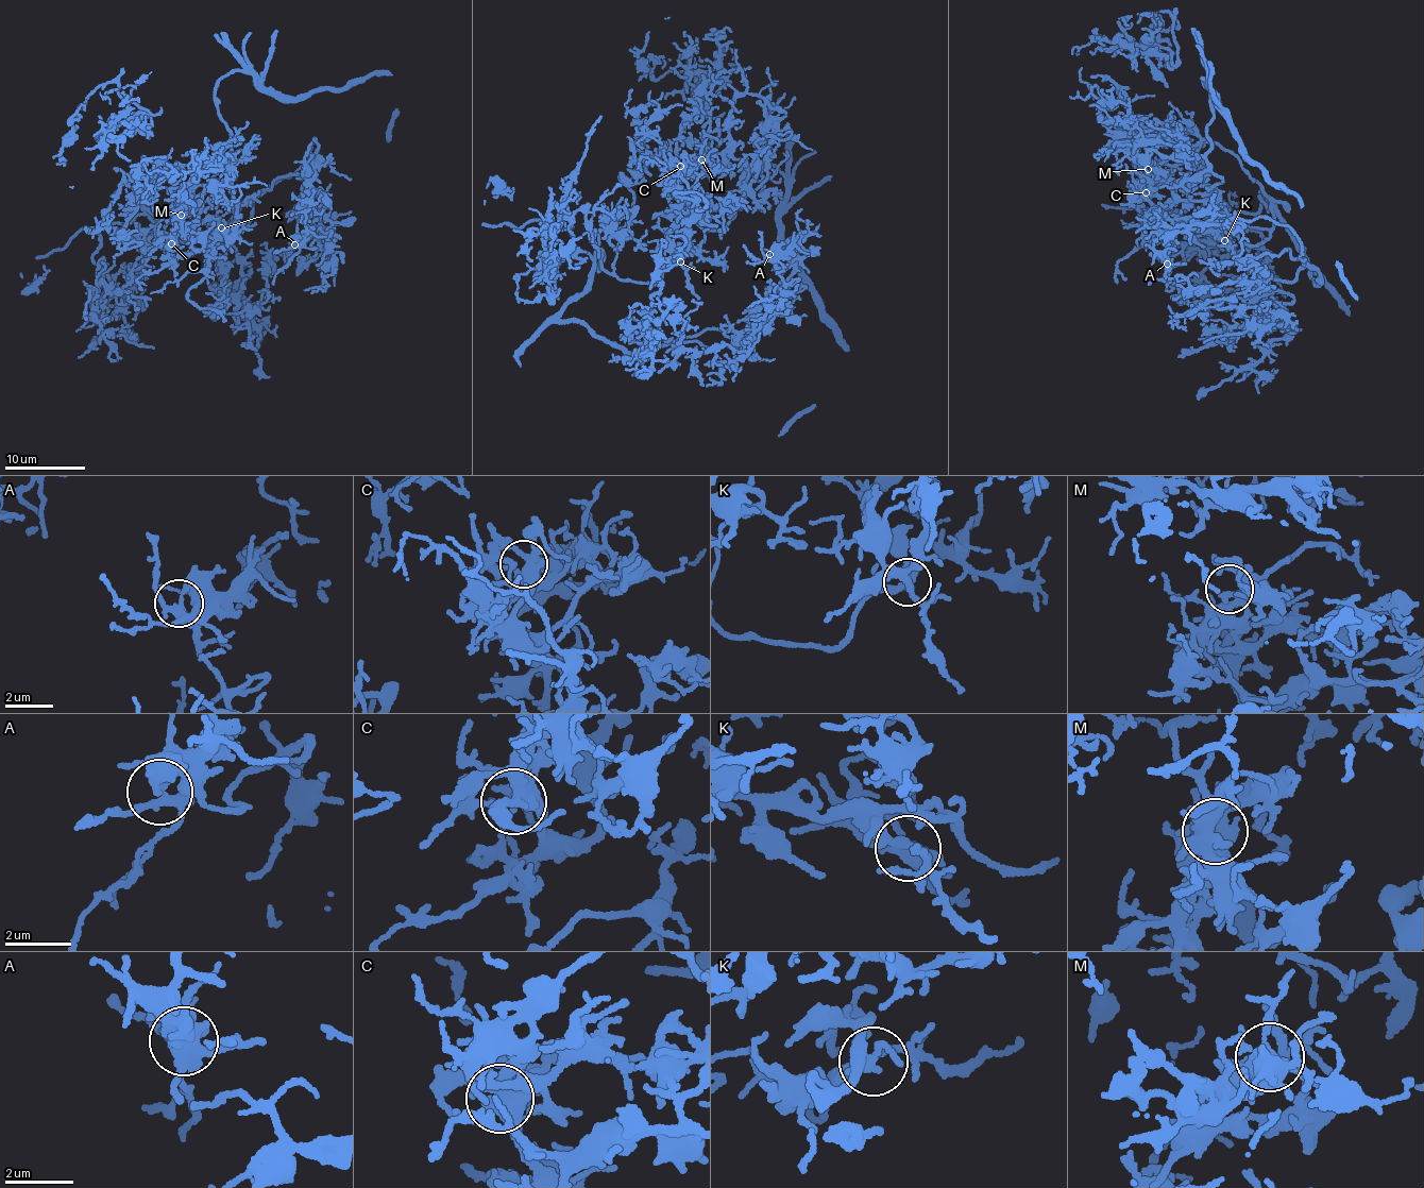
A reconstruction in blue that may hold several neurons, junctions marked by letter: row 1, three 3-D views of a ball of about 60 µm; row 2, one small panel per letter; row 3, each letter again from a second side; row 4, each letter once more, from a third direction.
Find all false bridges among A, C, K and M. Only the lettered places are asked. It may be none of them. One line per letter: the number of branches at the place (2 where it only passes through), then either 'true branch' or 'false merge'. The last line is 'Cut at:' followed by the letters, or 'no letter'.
A: branches 4; true branch
C: branches 5; true branch
K: branches 3; true branch
M: branches 3; true branch
Cut at: no letter

